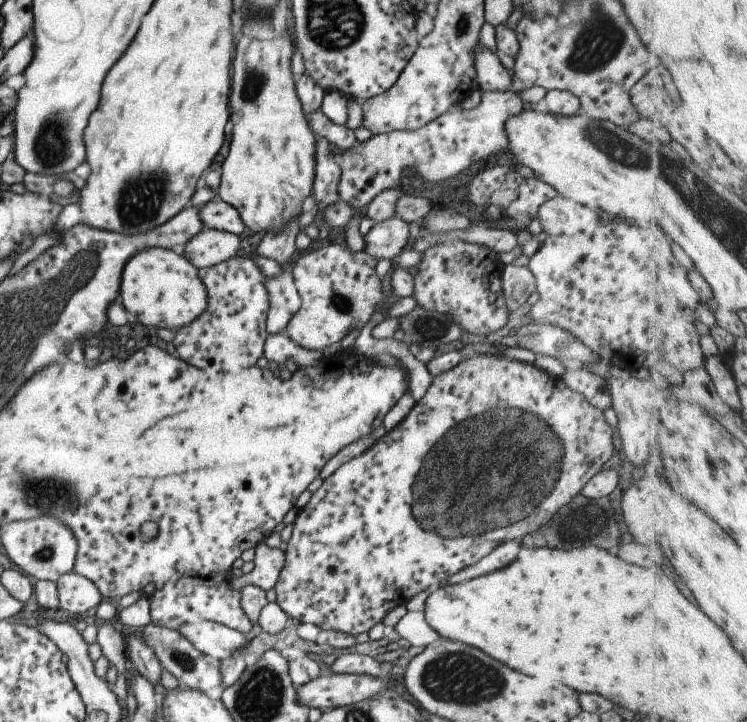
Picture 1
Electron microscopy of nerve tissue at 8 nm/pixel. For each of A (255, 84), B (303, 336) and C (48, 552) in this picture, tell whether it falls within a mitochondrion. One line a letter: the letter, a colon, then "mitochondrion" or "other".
A: mitochondrion
B: other
C: mitochondrion

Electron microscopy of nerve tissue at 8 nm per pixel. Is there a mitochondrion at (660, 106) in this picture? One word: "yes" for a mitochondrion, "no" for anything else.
no

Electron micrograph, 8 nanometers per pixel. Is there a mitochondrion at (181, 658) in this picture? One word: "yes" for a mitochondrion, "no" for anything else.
yes

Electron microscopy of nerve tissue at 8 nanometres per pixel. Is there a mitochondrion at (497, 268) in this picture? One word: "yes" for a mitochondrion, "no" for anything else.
no

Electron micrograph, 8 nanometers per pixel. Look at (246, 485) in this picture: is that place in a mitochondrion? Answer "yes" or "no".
no

